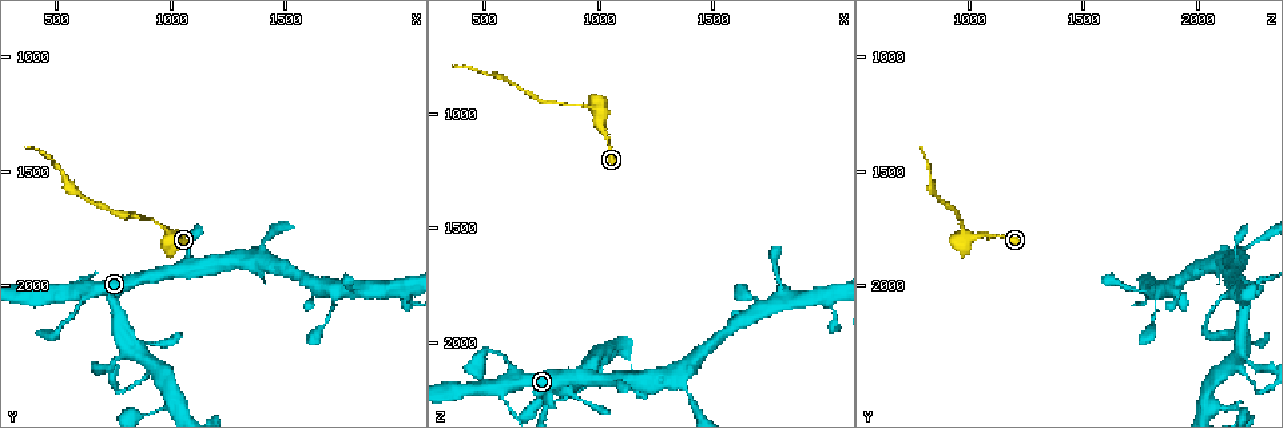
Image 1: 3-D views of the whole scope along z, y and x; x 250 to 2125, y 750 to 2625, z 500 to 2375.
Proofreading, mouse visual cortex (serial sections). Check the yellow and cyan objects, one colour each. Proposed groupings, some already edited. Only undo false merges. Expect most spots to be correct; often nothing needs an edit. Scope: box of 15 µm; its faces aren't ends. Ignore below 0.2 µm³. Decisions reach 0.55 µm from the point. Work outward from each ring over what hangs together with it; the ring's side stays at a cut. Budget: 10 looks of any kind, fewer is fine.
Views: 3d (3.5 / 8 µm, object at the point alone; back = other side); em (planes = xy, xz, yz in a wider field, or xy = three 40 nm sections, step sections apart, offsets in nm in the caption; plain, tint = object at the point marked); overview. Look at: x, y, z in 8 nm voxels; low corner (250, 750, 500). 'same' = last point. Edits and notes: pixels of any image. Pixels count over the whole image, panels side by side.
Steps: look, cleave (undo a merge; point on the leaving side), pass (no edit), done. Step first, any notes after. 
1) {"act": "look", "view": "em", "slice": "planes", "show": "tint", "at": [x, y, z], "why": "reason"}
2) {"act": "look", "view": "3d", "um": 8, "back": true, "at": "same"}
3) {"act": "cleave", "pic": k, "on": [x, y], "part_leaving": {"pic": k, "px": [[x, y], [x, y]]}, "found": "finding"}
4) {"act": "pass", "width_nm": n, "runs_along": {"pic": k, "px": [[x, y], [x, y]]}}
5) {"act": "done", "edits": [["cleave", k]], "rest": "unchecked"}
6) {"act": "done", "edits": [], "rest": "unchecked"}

{"act": "look", "view": "3d", "um": 3.5, "at": [580, 2010, 2230], "why": "two arms in line, one across"}

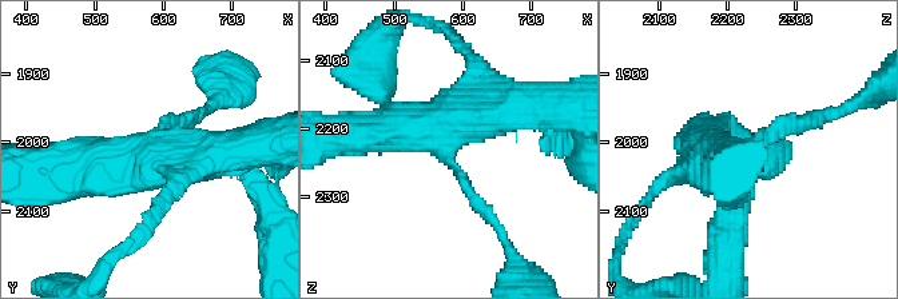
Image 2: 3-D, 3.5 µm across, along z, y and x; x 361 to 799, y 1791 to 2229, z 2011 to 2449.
{"act": "look", "view": "em", "slice": "xy", "step": 2, "show": "tint", "at": [570, 2010, 2230], "arms": 3, "arm_widths_nm": [150, 500, 500]}

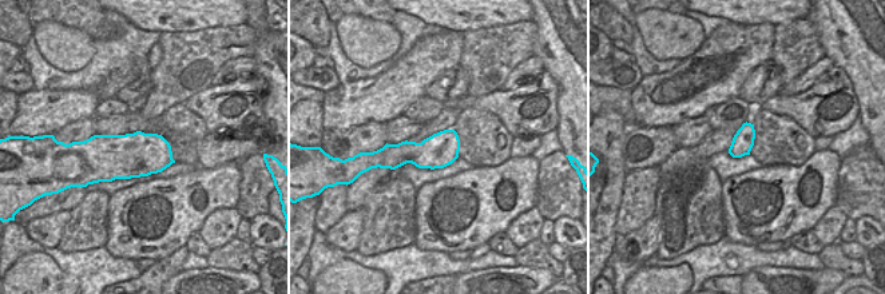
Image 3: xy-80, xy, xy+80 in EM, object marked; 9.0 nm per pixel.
{"act": "pass", "width_nm": 320, "runs_along": {"pic": 2, "px": [[516, 107], [348, 134]]}, "found": "one cell here"}

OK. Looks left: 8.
{"act": "look", "view": "3d", "um": 3.5, "at": [900, 2360, 2180], "why": "abrupt turn"}

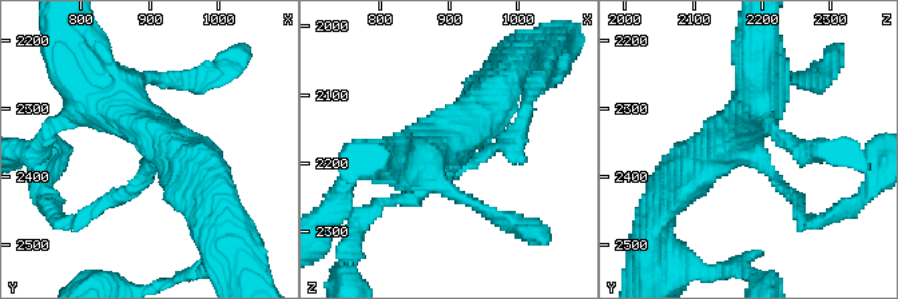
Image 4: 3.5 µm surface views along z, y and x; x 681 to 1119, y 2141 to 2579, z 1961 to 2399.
{"act": "pass", "runs_along": {"pic": 4, "px": [[84, 72], [187, 158], [199, 179]]}, "found": "continuous, no second cell"}

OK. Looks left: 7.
{"act": "look", "view": "3d", "um": 3.5, "at": [1010, 2550, 2090], "why": "arms part here"}

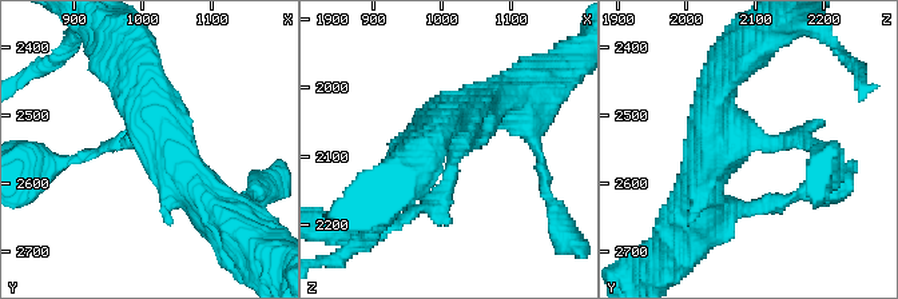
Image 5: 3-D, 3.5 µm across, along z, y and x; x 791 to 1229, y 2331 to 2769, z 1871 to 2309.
{"act": "look", "view": "em", "slice": "xy", "step": 5, "show": "tint", "at": [1020, 2545, 2080], "arms": 3, "arm_widths_nm": [200, 400, 500], "why": "shape alone is not enough"}

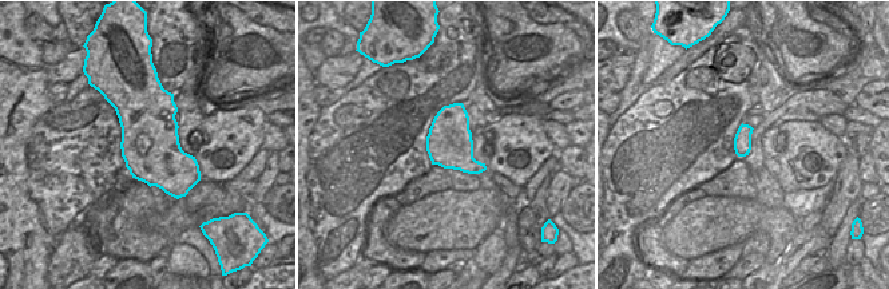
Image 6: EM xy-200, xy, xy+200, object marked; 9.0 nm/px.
{"act": "pass", "runs_along": {"pic": 5, "px": [[128, 52], [165, 155], [206, 196]]}, "found": "continuous, no second cell"}

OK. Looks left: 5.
{"act": "look", "view": "3d", "um": 3.5, "at": [1340, 1870, 2190], "why": "narrows sharply"}

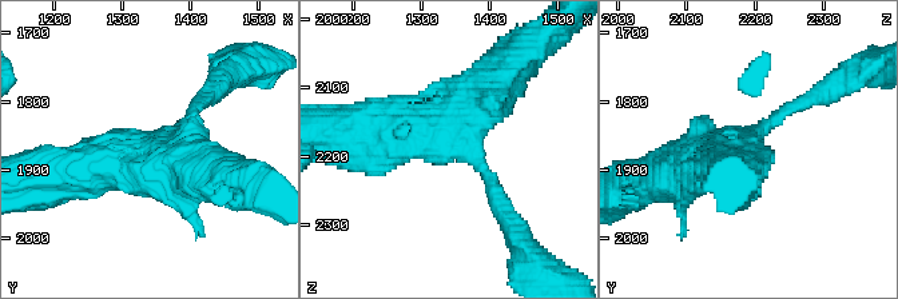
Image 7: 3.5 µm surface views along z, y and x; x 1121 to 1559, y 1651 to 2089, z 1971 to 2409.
{"act": "look", "view": "em", "slice": "xy", "step": 5, "show": "tint", "at": [1340, 1870, 2180], "arms": 3, "arm_widths_nm": [200, 500, 600]}

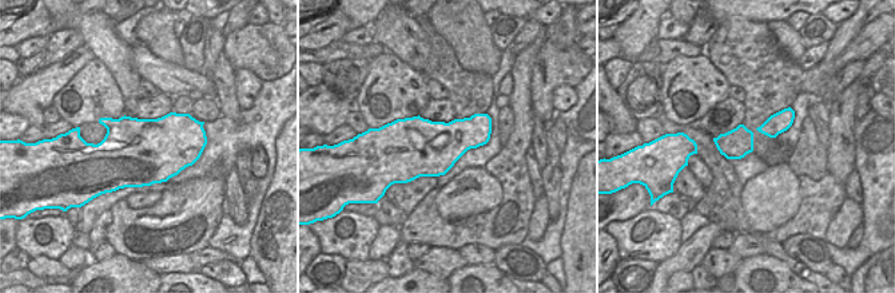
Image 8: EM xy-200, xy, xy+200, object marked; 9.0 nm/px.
{"act": "look", "view": "em", "slice": "xy", "step": 3, "show": "tint", "at": "same"}

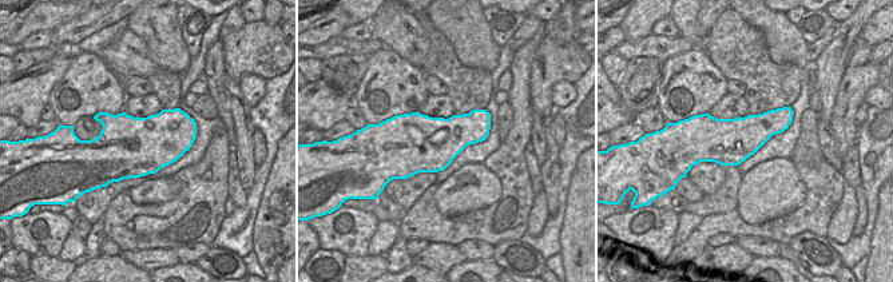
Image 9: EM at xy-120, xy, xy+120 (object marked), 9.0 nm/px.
{"act": "pass", "width_nm": 500, "runs_along": {"pic": 7, "px": [[357, 134], [444, 120], [513, 62]]}, "found": "one cell here"}

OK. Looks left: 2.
{"act": "done", "edits": [], "rest": "unchecked"}

